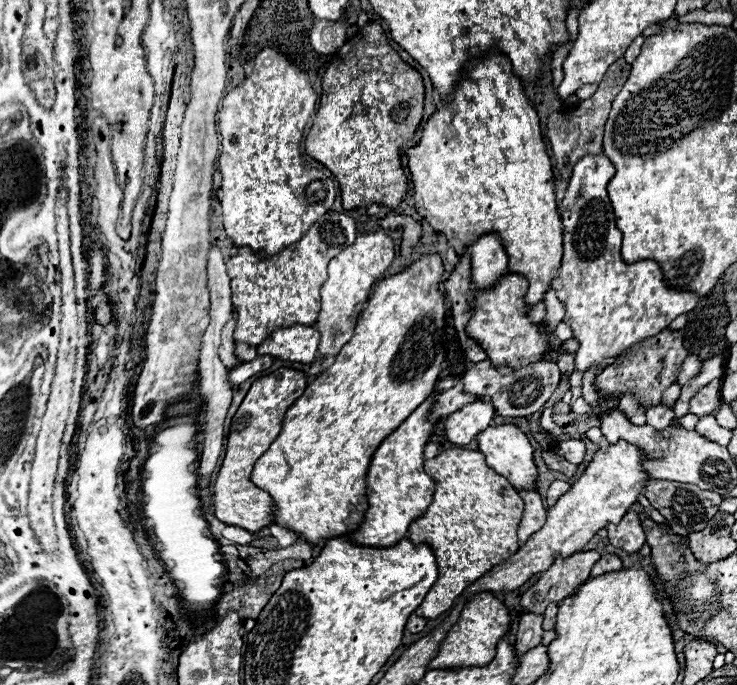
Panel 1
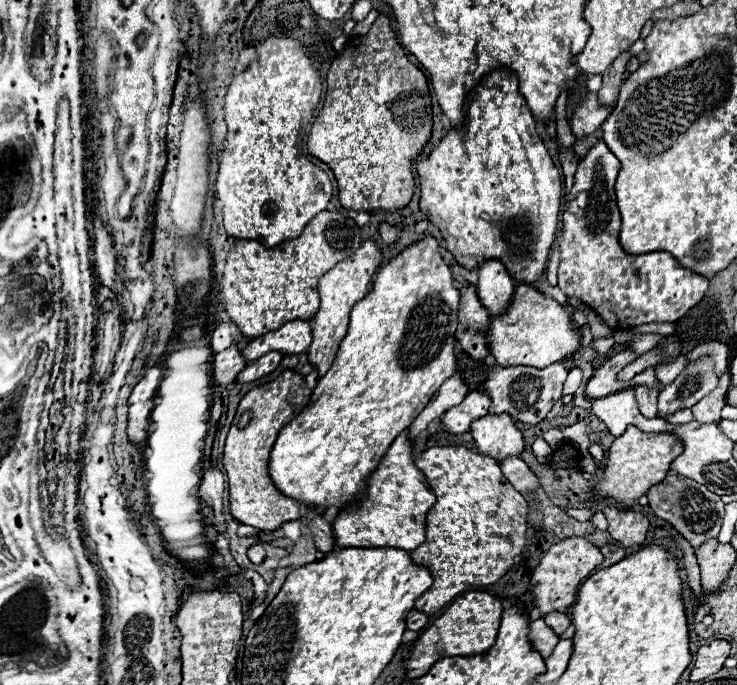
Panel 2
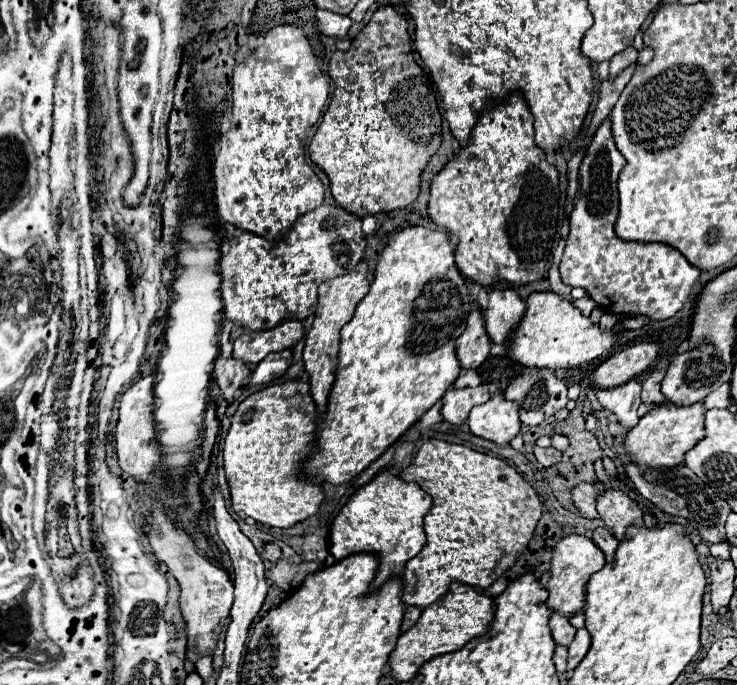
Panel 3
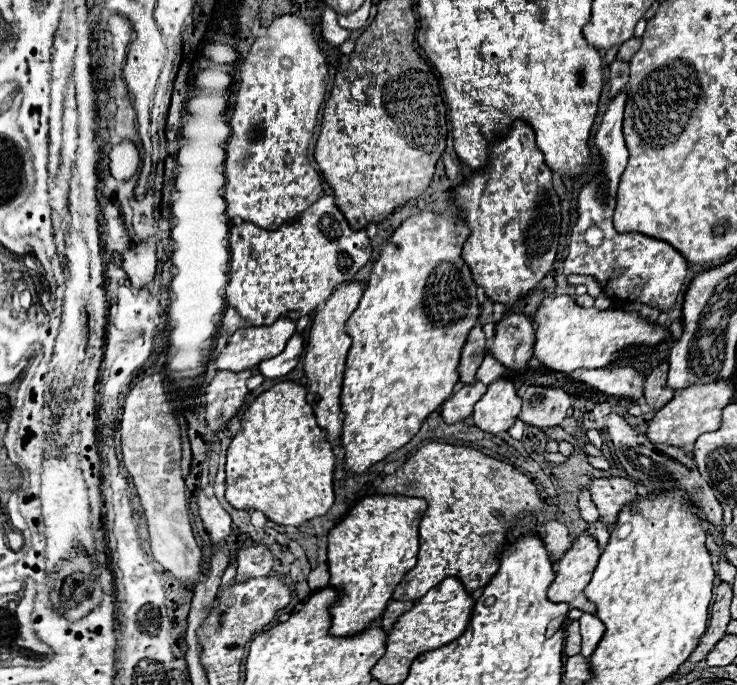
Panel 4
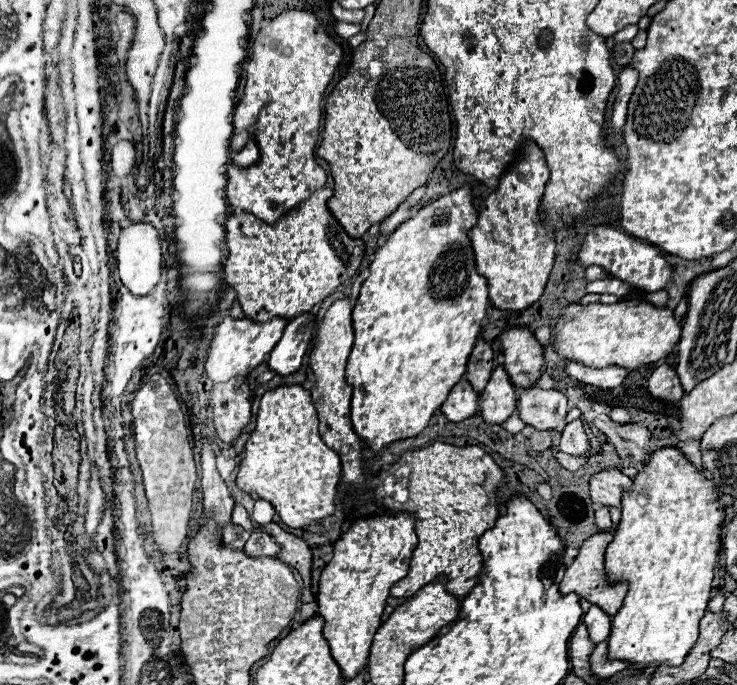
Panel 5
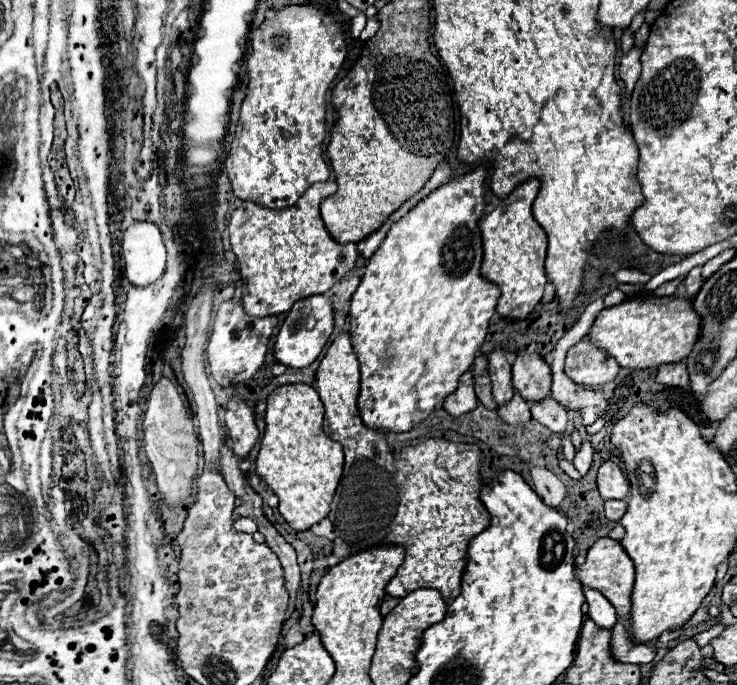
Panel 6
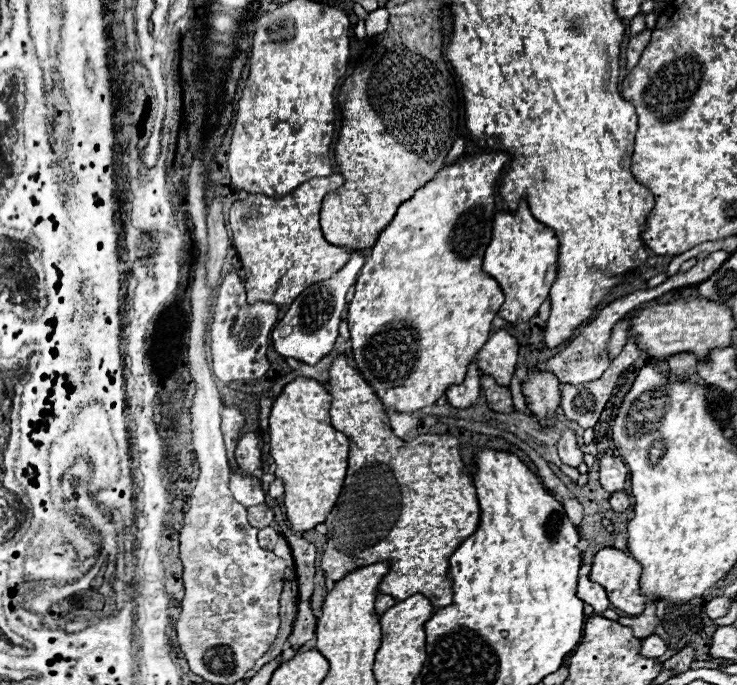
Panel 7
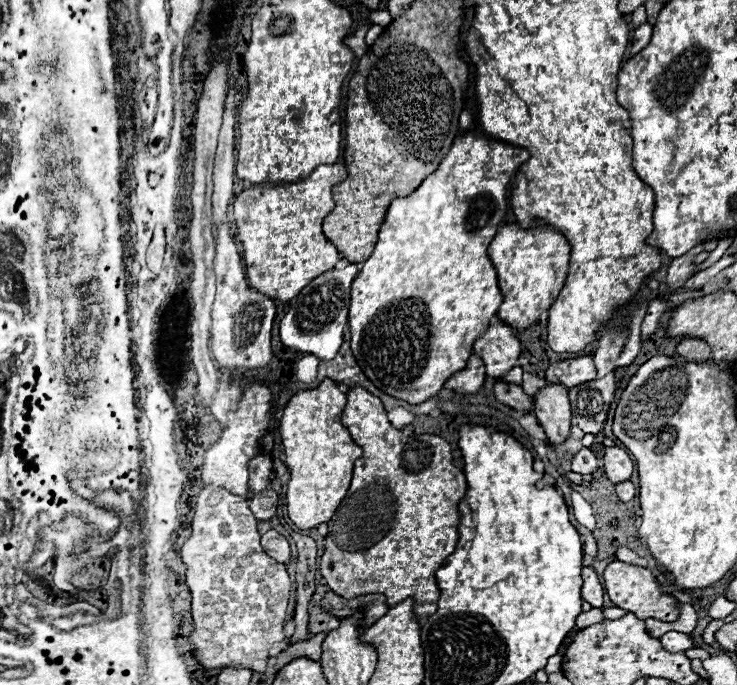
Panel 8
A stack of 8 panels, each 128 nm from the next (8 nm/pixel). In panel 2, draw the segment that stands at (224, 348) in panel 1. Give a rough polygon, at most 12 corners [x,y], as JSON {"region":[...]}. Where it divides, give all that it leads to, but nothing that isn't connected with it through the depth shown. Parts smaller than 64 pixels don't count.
{"region":[[236,344],[214,354],[214,382],[230,384],[246,366]]}

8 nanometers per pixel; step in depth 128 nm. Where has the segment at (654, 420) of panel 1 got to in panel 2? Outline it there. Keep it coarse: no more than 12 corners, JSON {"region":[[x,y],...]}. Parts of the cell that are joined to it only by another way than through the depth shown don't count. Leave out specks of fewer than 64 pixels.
{"region":[[710,358],[688,362],[658,396],[658,418],[692,408],[718,384]]}

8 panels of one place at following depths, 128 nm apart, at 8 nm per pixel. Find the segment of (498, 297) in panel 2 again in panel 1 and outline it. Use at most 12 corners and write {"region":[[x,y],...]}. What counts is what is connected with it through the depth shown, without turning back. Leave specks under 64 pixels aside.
{"region":[[498,234],[470,246],[472,280],[488,288],[508,272]]}

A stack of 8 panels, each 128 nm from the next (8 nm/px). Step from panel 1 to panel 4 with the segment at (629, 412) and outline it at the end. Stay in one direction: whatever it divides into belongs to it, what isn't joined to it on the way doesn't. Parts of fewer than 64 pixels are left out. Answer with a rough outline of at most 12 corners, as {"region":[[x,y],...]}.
{"region":[[662,362],[646,378],[644,400],[650,410],[672,400],[666,386],[668,362]]}

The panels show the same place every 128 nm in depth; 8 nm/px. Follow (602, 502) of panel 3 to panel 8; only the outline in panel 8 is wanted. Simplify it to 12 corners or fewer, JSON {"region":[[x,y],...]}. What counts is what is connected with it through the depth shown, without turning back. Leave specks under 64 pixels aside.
{"region":[[606,448],[604,474],[630,480],[634,464],[622,448]]}

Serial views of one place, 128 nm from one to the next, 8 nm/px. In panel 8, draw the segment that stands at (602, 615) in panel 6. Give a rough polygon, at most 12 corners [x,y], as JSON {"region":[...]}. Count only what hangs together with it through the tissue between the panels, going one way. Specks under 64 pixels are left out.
{"region":[[582,568],[582,598],[602,608],[604,588],[592,568]]}

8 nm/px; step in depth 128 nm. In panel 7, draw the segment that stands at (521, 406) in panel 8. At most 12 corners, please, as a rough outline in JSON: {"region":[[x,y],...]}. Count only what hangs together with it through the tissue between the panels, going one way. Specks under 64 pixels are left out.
{"region":[[480,376],[490,410],[512,412],[512,396],[494,378]]}

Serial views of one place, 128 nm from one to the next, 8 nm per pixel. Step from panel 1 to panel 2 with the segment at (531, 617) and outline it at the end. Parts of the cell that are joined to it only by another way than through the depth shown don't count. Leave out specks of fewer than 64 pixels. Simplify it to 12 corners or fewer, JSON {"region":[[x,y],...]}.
{"region":[[542,618],[530,622],[528,638],[542,656],[552,652],[558,636]]}

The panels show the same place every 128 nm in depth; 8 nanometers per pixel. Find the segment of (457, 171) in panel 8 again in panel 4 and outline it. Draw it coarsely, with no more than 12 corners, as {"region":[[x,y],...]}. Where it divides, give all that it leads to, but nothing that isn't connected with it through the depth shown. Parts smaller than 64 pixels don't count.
{"region":[[456,214],[382,248],[340,394],[344,472],[408,444],[480,316]]}

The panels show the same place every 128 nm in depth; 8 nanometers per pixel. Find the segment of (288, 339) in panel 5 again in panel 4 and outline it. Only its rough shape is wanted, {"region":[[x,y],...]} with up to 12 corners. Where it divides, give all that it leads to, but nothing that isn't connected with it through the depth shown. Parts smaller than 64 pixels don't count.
{"region":[[302,334],[288,340],[280,356],[258,364],[264,378],[286,376],[298,364]]}

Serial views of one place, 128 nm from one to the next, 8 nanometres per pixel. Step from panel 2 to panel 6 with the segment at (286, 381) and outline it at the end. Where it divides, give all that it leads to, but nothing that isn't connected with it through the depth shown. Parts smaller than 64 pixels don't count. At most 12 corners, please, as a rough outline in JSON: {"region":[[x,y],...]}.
{"region":[[308,384],[266,398],[254,472],[294,530],[330,514],[342,444]]}

